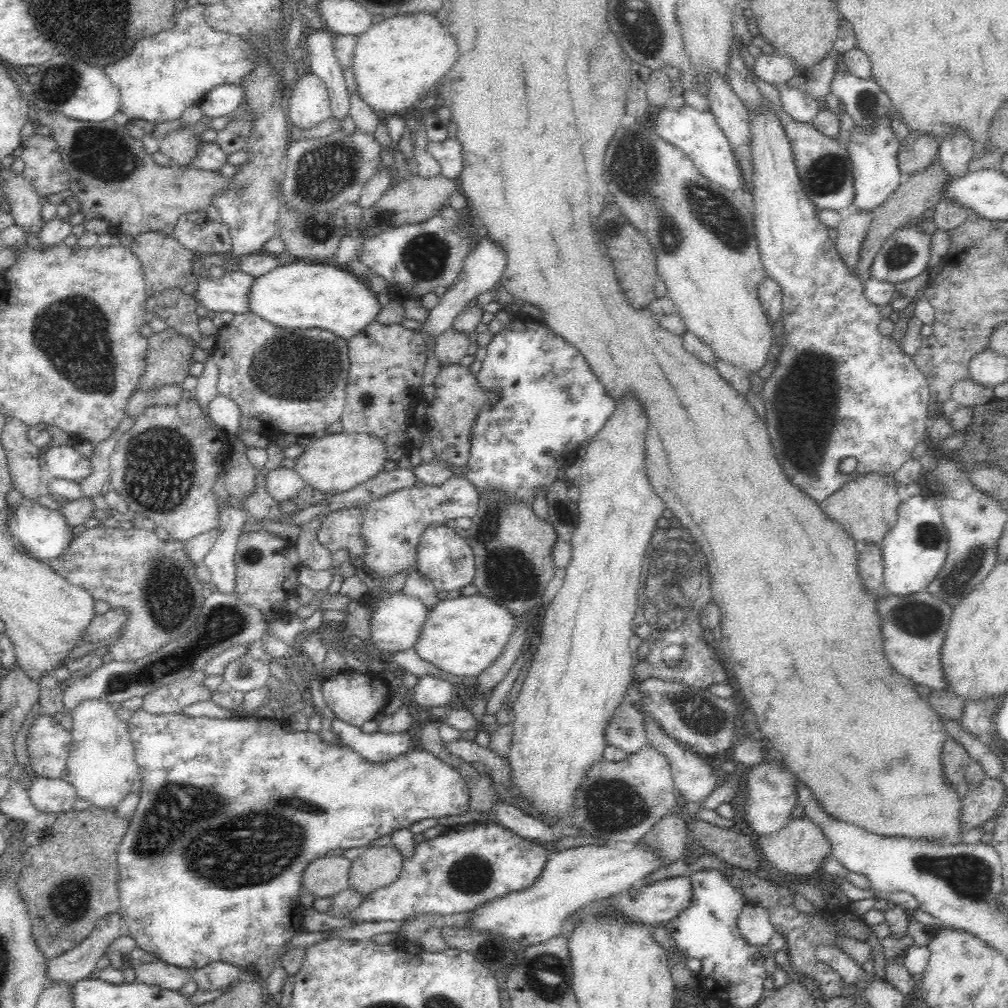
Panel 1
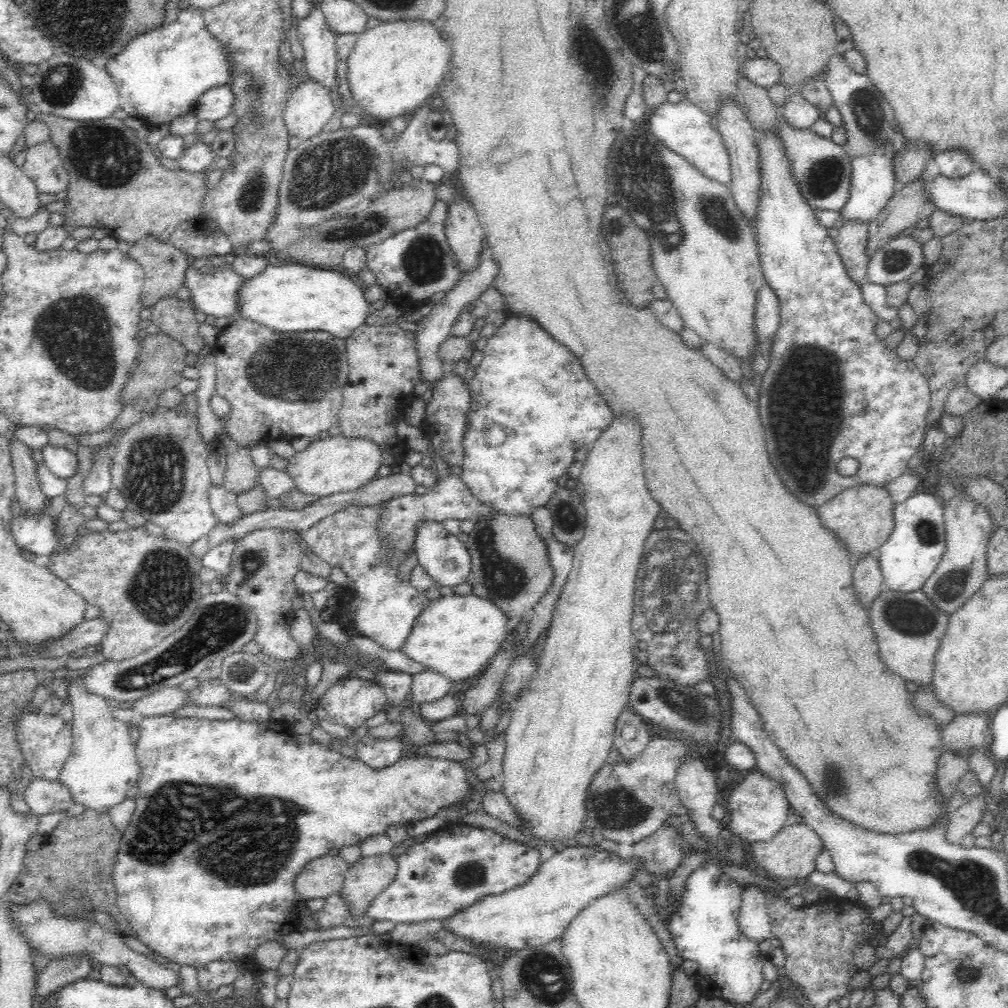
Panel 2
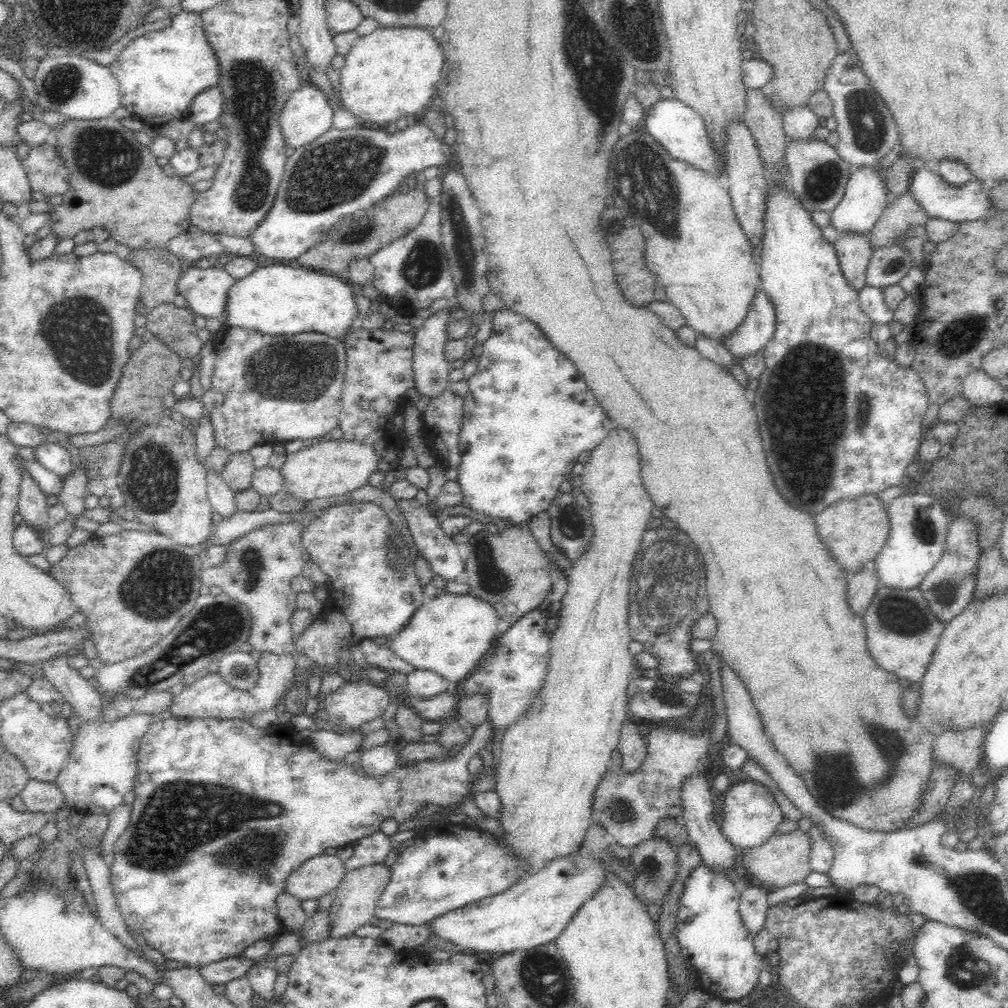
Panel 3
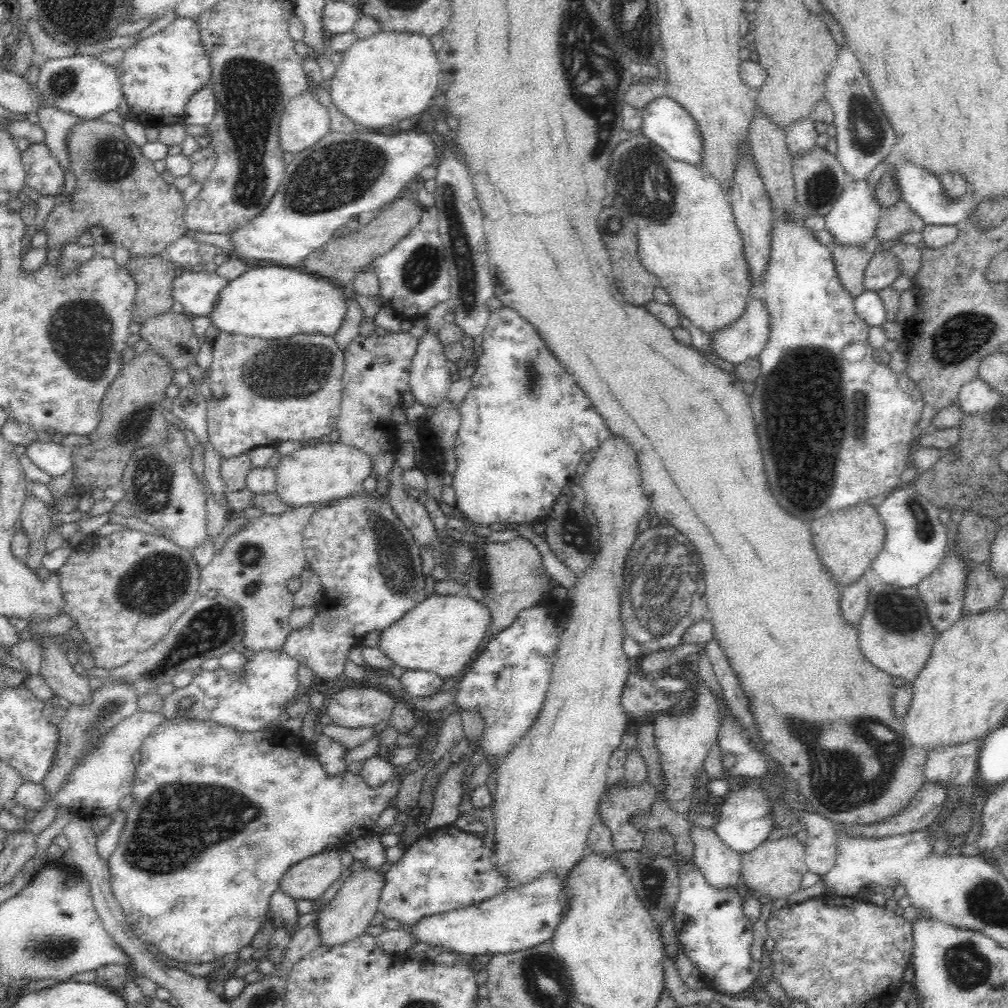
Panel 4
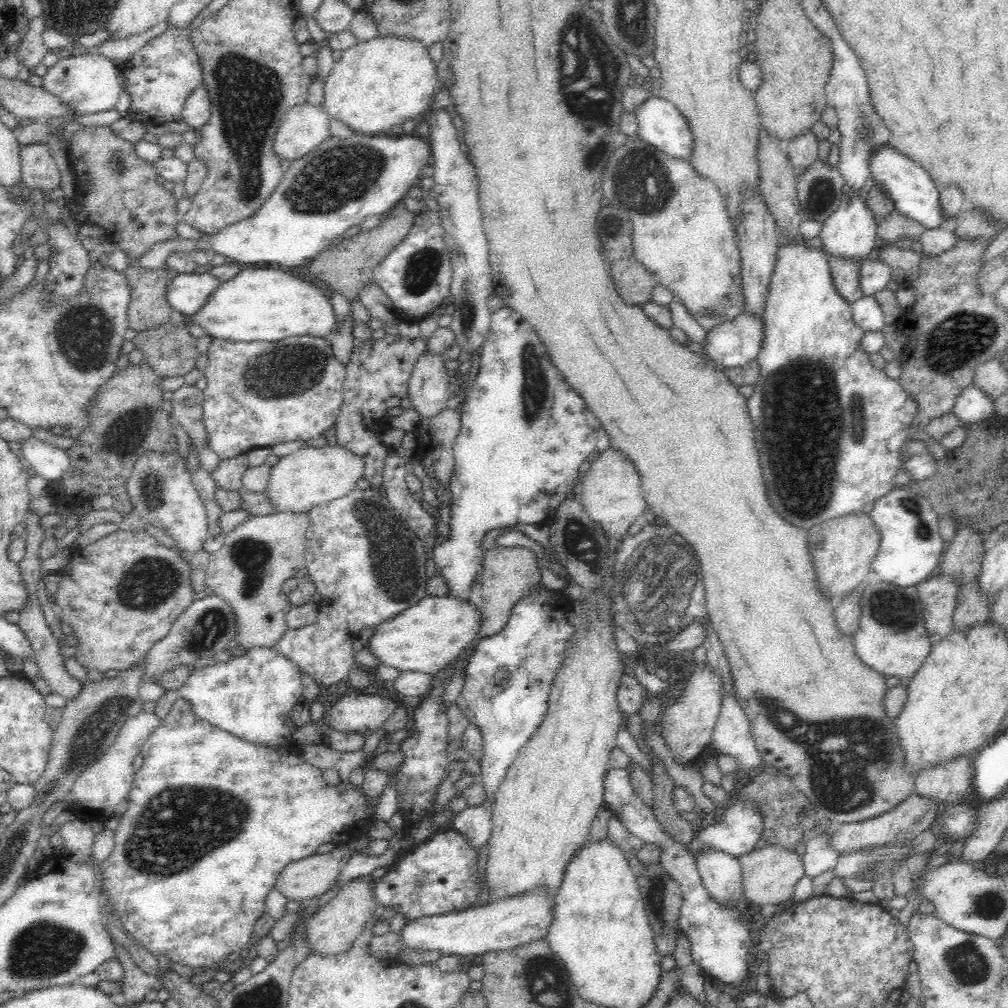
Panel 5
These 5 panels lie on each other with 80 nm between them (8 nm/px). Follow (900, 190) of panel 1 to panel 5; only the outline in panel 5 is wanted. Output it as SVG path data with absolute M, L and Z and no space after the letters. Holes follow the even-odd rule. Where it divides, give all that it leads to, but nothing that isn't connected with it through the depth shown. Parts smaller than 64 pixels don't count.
M894 210L879 222L877 238L882 238L889 245L903 239L918 242L924 231L925 228L920 223L908 219Z

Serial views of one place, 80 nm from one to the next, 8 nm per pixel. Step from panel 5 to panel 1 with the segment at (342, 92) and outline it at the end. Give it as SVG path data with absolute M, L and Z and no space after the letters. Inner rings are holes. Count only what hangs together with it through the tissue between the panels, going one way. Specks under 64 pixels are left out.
M410 14L385 18L358 35L350 70L356 82L356 94L382 119L397 116L402 110L418 106L427 95L435 94L439 80L456 62L456 42L445 26L430 14Z

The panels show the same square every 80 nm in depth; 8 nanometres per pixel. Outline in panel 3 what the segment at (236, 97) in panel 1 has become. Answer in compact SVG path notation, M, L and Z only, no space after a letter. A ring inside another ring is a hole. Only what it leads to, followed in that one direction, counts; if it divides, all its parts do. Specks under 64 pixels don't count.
M216 86L202 90L189 106L188 119L195 126L218 121L222 111L222 91Z

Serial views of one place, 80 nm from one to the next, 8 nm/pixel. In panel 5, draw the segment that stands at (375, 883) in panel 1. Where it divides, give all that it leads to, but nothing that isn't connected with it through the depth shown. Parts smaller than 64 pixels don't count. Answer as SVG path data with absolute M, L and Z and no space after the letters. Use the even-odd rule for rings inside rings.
M364 875L348 881L327 904L322 905L306 916L303 938L309 946L309 956L340 956L354 946L362 935L364 924L376 910L377 900L372 893L372 884L376 880L371 875Z

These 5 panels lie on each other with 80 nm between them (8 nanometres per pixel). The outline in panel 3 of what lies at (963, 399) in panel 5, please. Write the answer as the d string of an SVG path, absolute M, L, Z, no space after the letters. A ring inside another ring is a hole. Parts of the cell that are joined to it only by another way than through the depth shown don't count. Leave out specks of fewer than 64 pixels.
M980 369L964 378L960 395L972 407L990 406L1003 400L1000 383Z

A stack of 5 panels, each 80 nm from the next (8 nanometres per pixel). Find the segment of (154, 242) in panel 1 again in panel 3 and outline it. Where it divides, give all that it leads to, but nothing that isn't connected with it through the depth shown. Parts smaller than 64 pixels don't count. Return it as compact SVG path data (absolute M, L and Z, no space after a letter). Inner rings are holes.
M164 249L131 250L128 262L142 277L142 288L135 308L135 314L150 314L161 304L170 304L176 298L176 282L185 266L177 256Z

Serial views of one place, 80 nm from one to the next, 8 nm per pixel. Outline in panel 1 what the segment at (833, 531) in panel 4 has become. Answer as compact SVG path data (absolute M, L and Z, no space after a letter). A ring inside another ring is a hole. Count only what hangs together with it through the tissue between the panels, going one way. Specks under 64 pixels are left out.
M866 474L860 478L854 478L846 486L842 486L832 497L826 498L819 504L819 508L838 526L842 526L845 532L853 539L853 542L862 546L880 545L884 536L892 530L897 522L898 506L902 503L896 495L899 488L893 476L877 476Z

